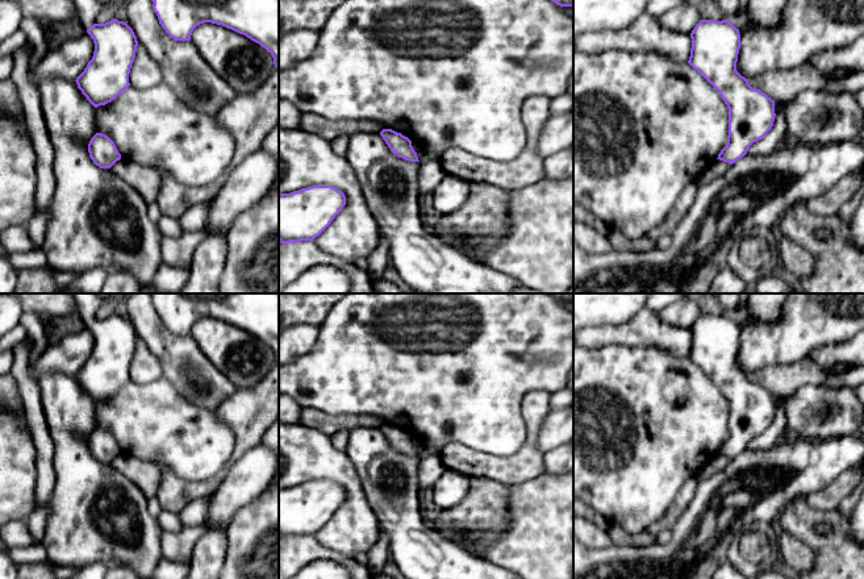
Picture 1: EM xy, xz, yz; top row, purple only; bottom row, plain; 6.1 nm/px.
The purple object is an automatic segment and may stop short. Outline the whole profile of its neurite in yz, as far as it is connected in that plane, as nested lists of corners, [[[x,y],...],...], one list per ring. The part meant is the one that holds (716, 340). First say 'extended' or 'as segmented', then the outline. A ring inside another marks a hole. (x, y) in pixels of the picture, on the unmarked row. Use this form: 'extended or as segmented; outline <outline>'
as segmented; outline [[[701,315],[690,333],[688,358],[718,386],[729,403],[727,438],[717,454],[732,459],[772,424],[775,395],[752,383],[736,366],[740,329],[729,315]]]

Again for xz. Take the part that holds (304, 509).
as segmented; outline [[[331,480],[279,488],[279,538],[313,536],[345,500],[345,488]]]

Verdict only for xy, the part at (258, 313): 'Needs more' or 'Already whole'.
Already whole

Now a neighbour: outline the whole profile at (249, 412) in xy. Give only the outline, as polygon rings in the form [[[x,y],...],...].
[[[279,362],[252,387],[241,387],[217,409],[220,420],[229,425],[235,437],[229,463],[212,479],[187,482],[163,466],[158,499],[164,511],[179,515],[187,504],[210,496],[229,471],[249,450],[259,446],[267,428],[279,417]]]

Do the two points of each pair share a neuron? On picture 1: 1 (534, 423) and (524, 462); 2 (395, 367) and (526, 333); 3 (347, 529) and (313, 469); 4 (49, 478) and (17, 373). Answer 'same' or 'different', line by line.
1: same
2: same
3: same
4: same

